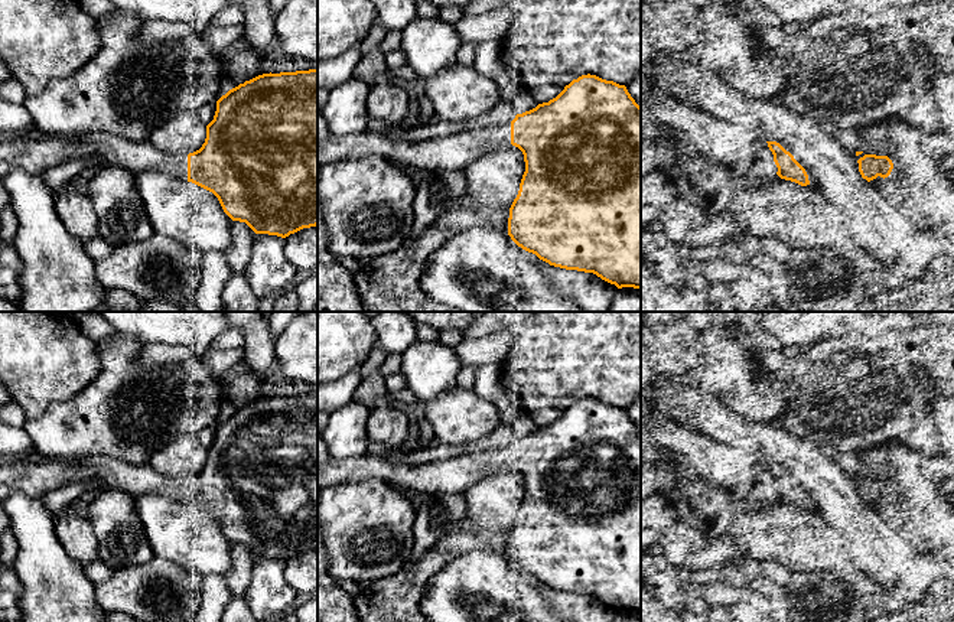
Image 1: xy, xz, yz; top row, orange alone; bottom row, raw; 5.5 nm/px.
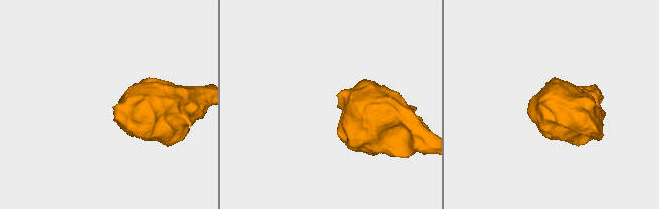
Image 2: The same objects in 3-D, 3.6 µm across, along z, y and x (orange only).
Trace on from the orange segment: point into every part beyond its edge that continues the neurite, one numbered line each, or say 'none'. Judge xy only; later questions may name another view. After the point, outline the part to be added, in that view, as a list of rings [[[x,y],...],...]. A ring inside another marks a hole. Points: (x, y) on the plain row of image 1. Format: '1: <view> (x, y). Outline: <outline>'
1: xy (35, 479). Outline: [[[113,457],[0,465],[0,501],[13,491],[39,496],[84,481],[98,481],[133,496],[150,492],[169,494],[173,499],[188,504],[188,479],[165,479],[149,463],[131,465]]]

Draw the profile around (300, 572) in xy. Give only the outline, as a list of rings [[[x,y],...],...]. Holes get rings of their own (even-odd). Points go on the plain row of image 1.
[[[318,548],[286,560],[284,577],[297,593],[318,596]]]

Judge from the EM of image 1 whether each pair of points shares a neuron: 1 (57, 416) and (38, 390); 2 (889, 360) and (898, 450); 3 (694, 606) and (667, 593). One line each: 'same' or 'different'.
1: different
2: different
3: different

